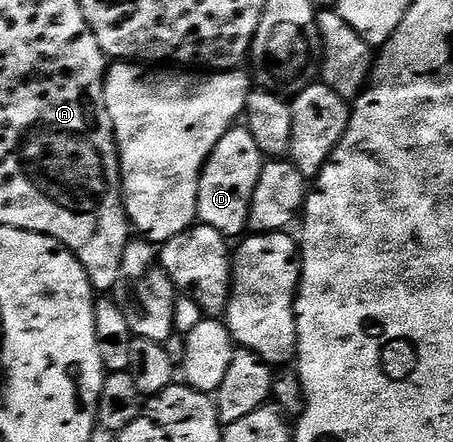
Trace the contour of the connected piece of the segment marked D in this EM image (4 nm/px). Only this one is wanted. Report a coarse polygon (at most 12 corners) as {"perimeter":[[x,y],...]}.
{"perimeter":[[229,129],[201,172],[197,221],[226,239],[249,229],[266,160]]}

